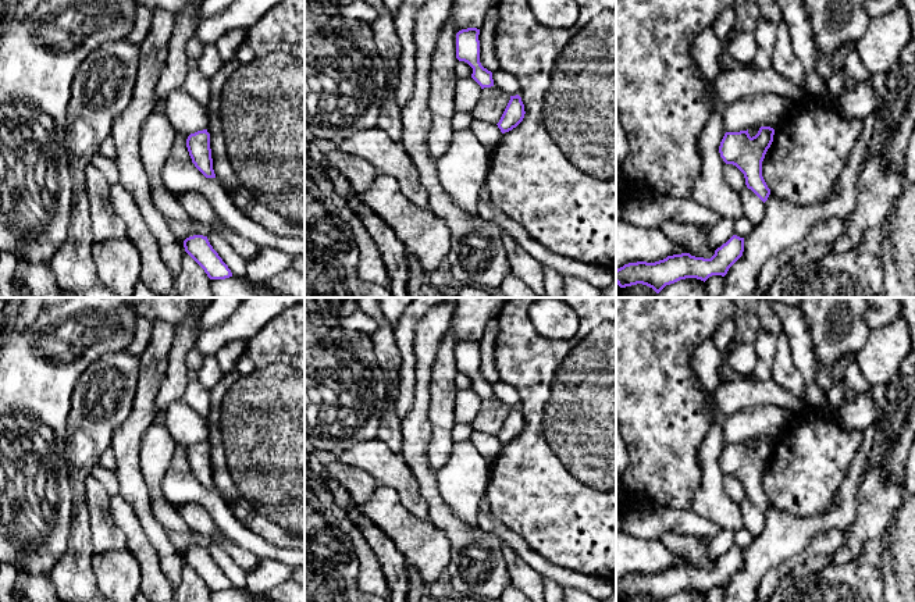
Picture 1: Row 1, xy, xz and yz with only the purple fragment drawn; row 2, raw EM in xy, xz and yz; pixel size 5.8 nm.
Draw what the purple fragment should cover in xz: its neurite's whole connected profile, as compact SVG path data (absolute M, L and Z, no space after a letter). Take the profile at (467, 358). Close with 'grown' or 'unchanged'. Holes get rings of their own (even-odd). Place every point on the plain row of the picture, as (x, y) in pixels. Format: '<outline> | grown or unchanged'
M467 339L456 345L456 370L473 380L471 389L484 399L494 398L492 384L480 374L480 341Z | unchanged

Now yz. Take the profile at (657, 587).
M733 546L715 562L711 570L695 569L690 564L667 567L655 574L629 574L616 581L616 595L620 599L642 595L654 602L686 589L706 592L712 587L724 588L729 580L743 567L744 549Z | unchanged

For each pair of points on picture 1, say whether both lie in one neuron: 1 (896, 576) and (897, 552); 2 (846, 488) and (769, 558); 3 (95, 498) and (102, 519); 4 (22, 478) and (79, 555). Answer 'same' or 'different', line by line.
1: same
2: same
3: same
4: different

